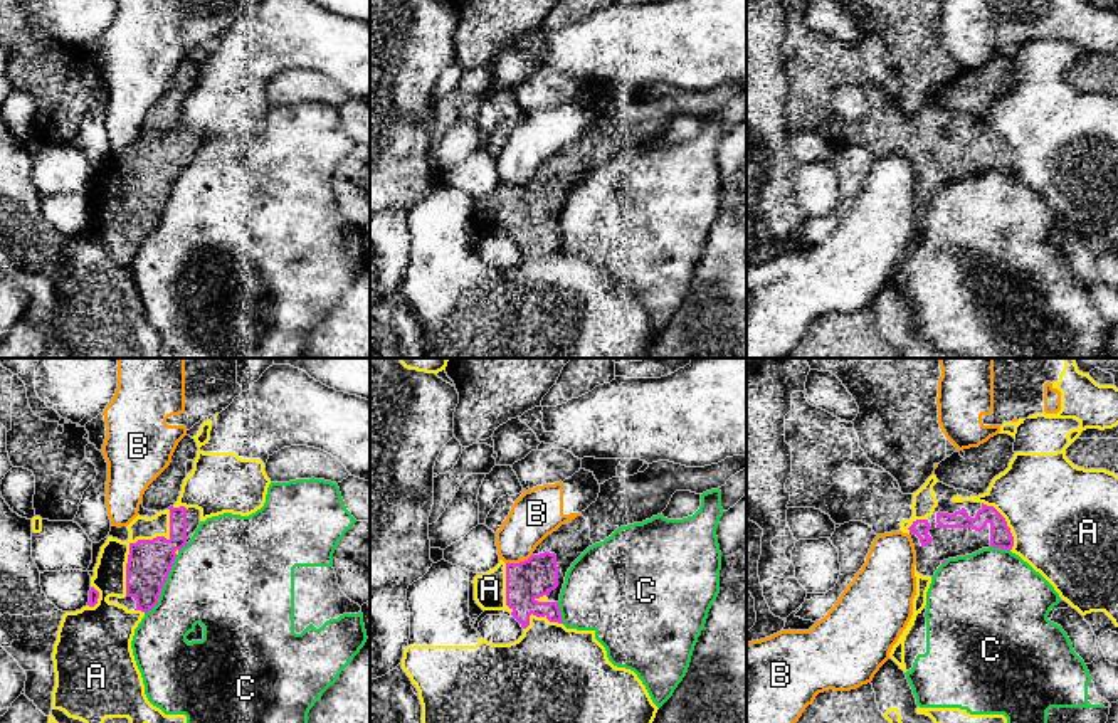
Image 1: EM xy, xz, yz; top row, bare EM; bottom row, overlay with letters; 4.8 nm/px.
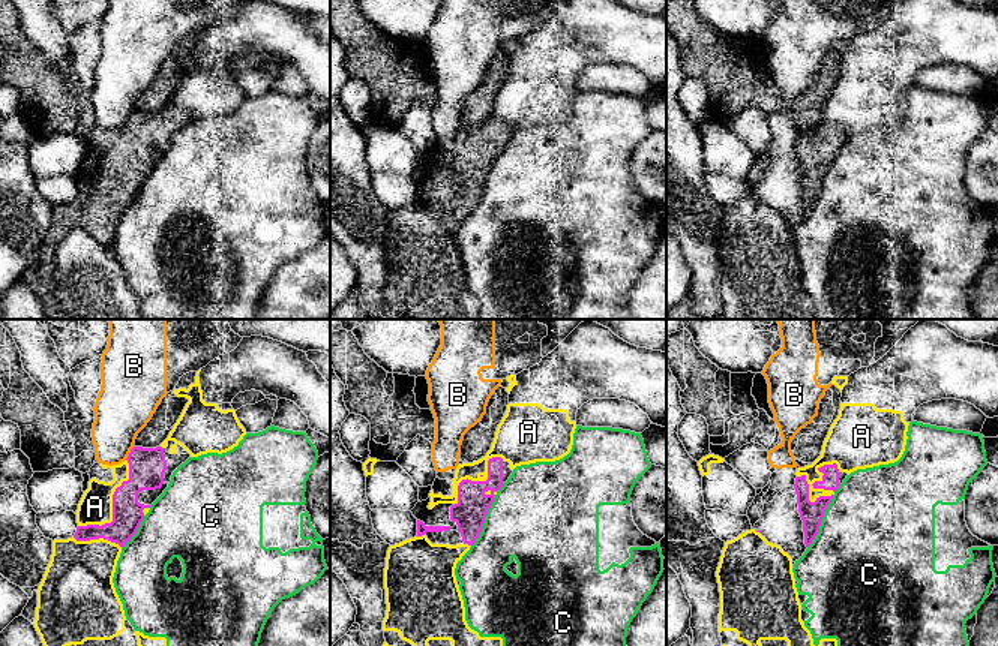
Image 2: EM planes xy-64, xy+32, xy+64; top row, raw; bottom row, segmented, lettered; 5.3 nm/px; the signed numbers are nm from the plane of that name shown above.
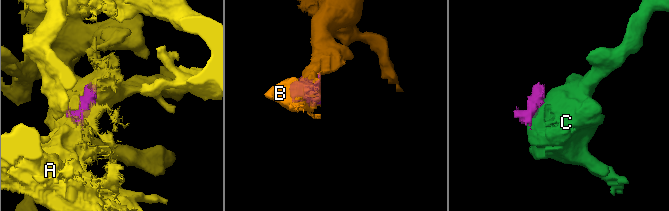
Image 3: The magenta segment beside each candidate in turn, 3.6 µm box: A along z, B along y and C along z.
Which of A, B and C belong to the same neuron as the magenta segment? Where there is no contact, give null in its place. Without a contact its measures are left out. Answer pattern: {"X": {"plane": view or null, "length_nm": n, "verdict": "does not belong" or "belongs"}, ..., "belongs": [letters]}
{"A": {"plane": "xy", "length_nm": 480, "verdict": "does not belong"}, "B": {"plane": "xz", "length_nm": 140, "verdict": "does not belong"}, "C": {"plane": "xy", "length_nm": 320, "verdict": "does not belong"}, "belongs": []}

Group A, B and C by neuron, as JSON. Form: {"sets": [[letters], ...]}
{"sets": [["A"], ["B"], ["C"]]}

